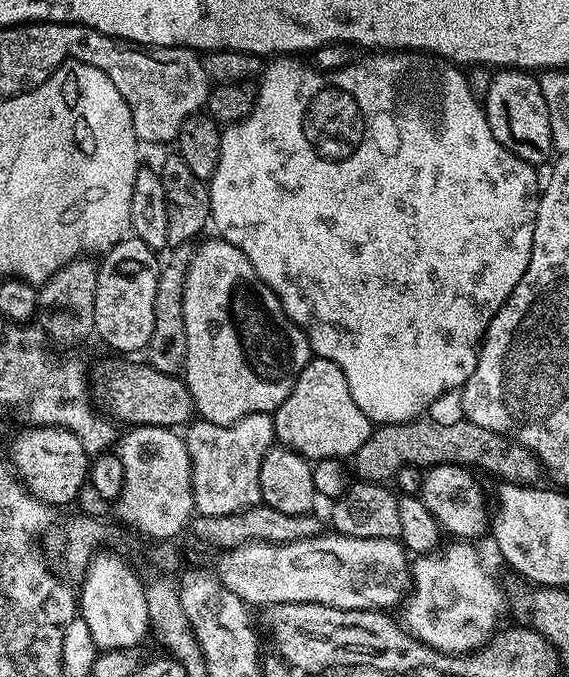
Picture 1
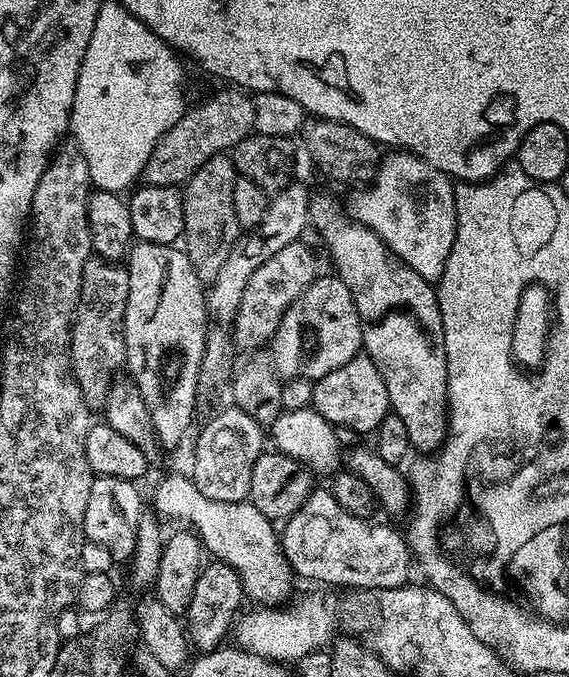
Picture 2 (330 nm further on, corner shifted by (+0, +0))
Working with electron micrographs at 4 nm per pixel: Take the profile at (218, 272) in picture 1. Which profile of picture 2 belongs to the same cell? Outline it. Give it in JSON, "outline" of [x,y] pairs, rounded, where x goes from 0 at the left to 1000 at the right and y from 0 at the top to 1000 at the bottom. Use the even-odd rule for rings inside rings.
{"outline":[[[564,406],[496,464],[496,476],[475,504],[478,533],[499,561],[564,561],[580,547],[608,541],[634,518],[636,487],[622,440],[596,408]]]}

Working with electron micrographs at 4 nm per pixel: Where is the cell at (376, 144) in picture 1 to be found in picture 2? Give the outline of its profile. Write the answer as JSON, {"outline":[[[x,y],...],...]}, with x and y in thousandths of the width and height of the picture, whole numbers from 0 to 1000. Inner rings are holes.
{"outline":[[[689,222],[670,235],[650,275],[634,276],[608,295],[608,312],[629,331],[641,331],[680,366],[743,414],[772,415],[780,403],[801,344],[798,267],[724,225]]]}

